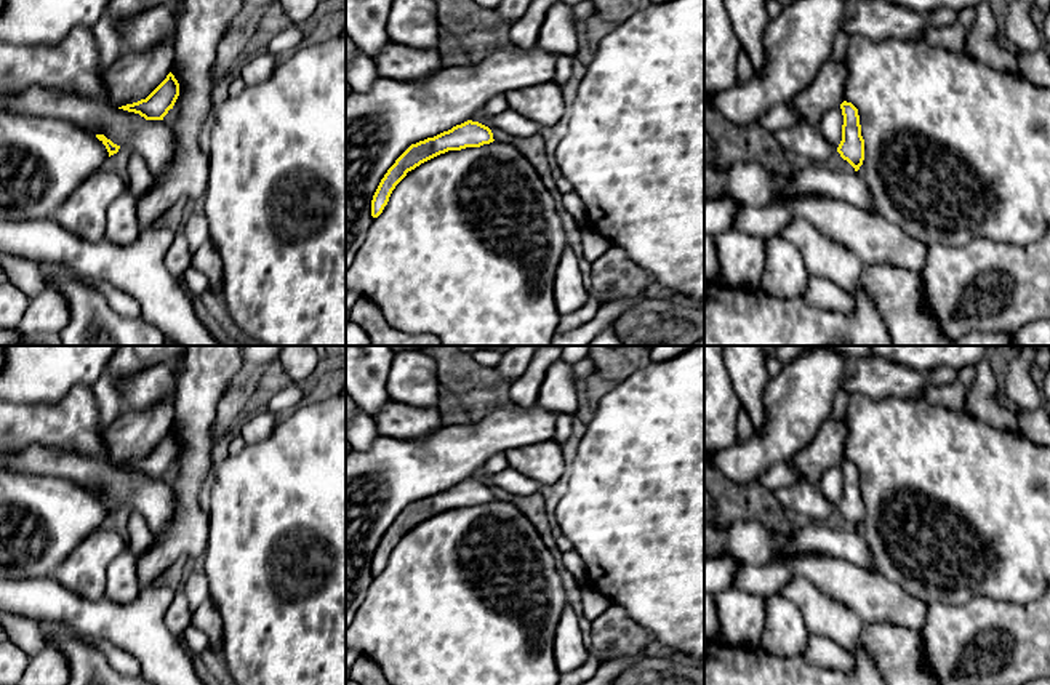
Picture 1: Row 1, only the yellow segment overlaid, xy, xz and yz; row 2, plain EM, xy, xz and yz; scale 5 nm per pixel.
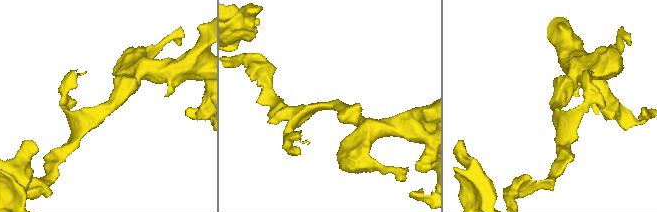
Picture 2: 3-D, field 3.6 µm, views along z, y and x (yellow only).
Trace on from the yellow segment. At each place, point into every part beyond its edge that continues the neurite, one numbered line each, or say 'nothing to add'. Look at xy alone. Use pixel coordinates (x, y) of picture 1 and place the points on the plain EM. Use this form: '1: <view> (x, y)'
nothing to add

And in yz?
nothing to add

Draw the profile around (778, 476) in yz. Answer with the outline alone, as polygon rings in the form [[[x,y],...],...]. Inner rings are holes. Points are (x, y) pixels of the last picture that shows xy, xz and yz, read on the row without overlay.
[[[781,463],[770,466],[759,479],[759,485],[775,491],[802,482],[791,463]]]

